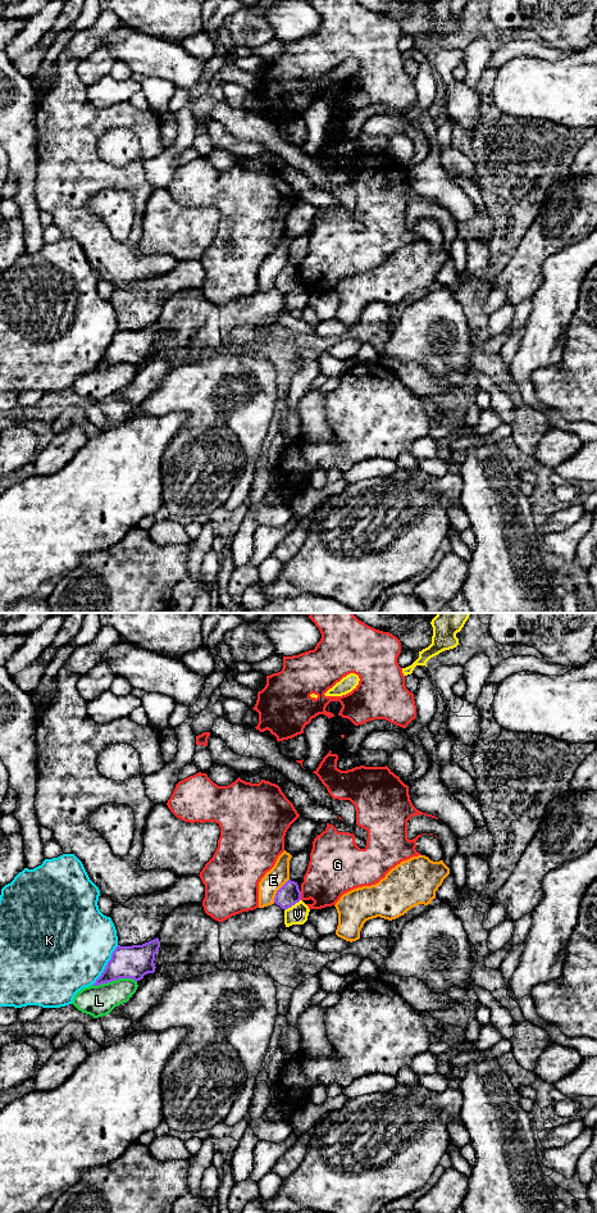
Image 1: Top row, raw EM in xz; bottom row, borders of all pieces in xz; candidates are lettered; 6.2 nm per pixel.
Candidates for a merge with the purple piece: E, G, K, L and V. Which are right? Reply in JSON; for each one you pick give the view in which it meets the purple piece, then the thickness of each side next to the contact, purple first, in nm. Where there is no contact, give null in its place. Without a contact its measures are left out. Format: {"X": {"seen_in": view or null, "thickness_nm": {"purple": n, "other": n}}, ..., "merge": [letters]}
{"merge": []}

